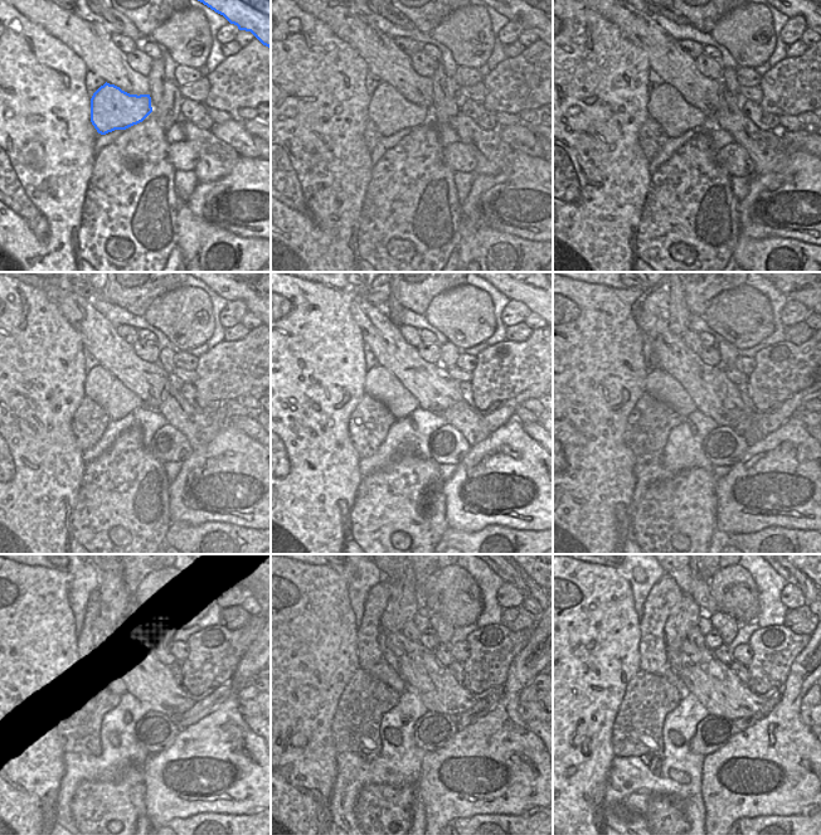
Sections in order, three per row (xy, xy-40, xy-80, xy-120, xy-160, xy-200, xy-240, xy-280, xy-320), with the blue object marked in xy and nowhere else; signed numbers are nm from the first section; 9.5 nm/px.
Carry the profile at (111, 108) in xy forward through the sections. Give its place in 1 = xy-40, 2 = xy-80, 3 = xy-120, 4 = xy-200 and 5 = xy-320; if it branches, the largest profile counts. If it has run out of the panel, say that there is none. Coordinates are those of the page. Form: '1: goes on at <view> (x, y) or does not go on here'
1: goes on at xy-40 (390, 111)
2: goes on at xy-80 (666, 106)
3: goes on at xy-120 (101, 386)
4: goes on at xy-200 (660, 384)
5: goes on at xy-320 (669, 674)

